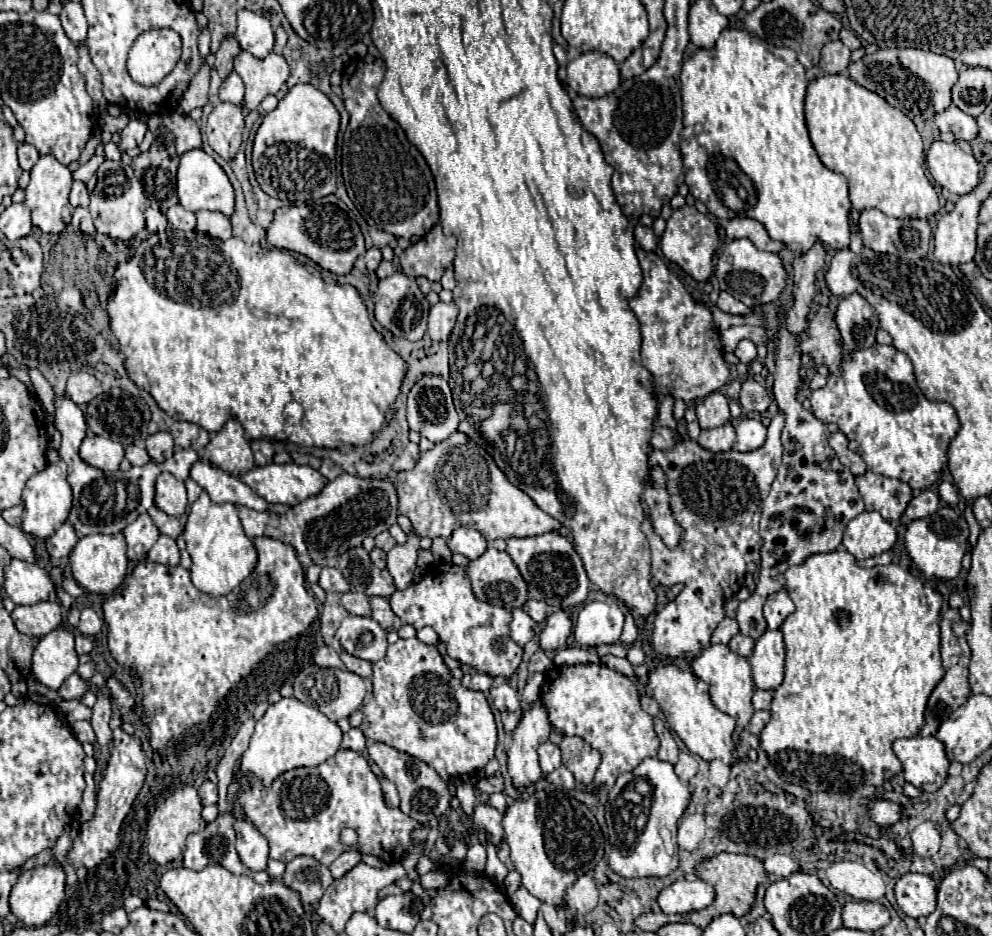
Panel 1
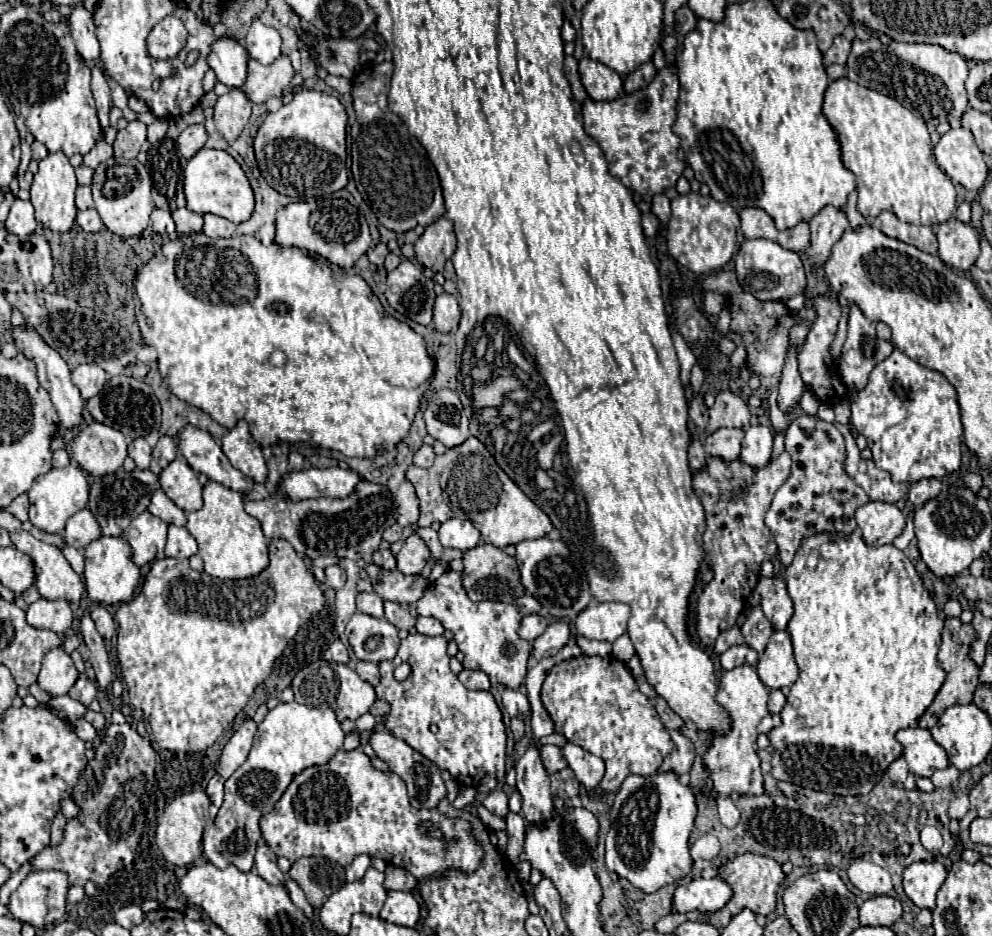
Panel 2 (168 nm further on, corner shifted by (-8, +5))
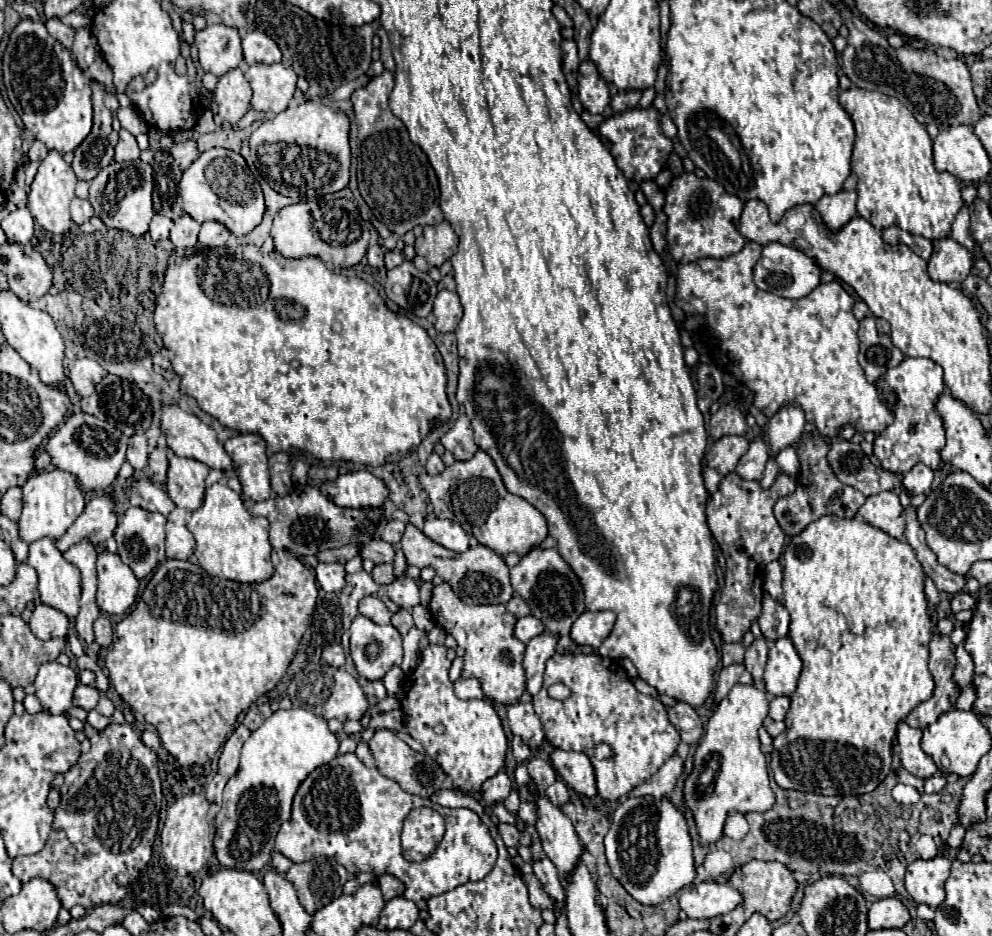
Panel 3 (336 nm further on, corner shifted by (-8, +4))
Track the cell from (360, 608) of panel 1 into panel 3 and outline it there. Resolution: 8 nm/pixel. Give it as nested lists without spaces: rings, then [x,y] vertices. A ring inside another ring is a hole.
[[[366,596],[360,600],[360,614],[376,624],[390,624],[390,616],[392,616],[384,606],[384,602],[378,600],[376,596]]]

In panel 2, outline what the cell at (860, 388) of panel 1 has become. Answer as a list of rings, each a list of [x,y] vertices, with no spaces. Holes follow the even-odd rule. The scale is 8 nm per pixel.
[[[894,349],[892,355],[886,361],[878,363],[870,373],[868,385],[860,391],[858,399],[852,401],[852,423],[856,425],[858,433],[866,437],[876,467],[888,471],[892,475],[892,481],[912,483],[928,477],[942,479],[954,475],[960,469],[962,421],[956,389],[942,373],[912,361],[900,349]]]

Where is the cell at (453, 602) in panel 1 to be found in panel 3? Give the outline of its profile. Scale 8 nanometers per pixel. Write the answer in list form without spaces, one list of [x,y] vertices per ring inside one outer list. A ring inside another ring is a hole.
[[[448,582],[434,586],[432,600],[428,610],[442,630],[454,636],[458,646],[466,650],[464,656],[464,670],[462,676],[474,676],[486,694],[488,700],[512,704],[518,702],[526,690],[526,674],[522,666],[526,644],[514,638],[516,616],[508,612],[504,604],[496,606],[466,606],[450,588]]]

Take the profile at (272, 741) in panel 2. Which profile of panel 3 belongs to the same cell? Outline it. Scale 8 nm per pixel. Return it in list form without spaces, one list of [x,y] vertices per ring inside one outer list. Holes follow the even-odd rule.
[[[304,708],[276,710],[258,730],[250,734],[250,738],[242,746],[242,758],[238,772],[228,780],[224,788],[224,804],[220,814],[214,820],[216,826],[216,858],[220,866],[234,870],[262,870],[270,862],[270,854],[274,848],[274,836],[280,828],[280,822],[290,818],[292,798],[300,786],[300,782],[318,766],[328,764],[338,754],[338,738],[330,732],[328,722]]]

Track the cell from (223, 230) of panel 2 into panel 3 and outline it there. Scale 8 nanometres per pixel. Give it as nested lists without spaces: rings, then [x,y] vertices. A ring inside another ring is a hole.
[[[208,220],[202,224],[198,242],[206,248],[220,248],[220,246],[226,246],[228,238],[230,238],[230,230],[224,224]]]

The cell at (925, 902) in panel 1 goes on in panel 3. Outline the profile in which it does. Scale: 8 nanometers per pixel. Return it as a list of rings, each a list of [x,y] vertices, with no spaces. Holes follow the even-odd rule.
[[[936,856],[932,860],[916,860],[906,868],[906,890],[918,904],[938,908],[944,902],[944,882],[948,876],[948,858]]]

